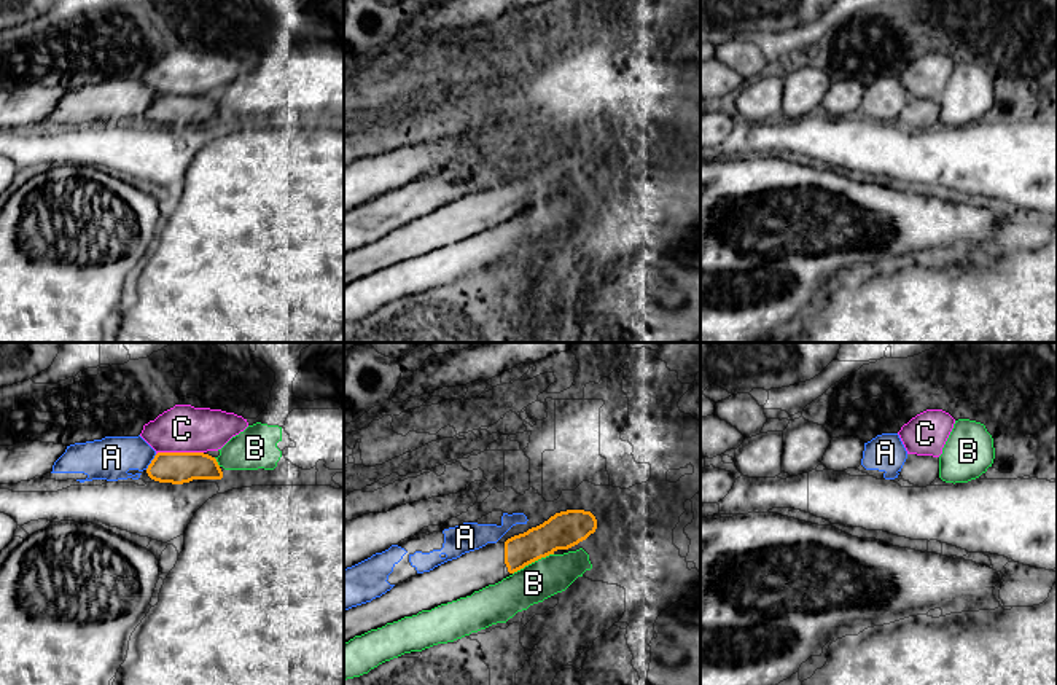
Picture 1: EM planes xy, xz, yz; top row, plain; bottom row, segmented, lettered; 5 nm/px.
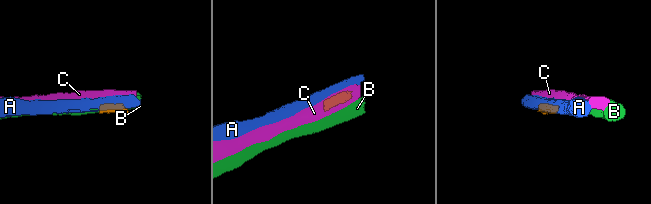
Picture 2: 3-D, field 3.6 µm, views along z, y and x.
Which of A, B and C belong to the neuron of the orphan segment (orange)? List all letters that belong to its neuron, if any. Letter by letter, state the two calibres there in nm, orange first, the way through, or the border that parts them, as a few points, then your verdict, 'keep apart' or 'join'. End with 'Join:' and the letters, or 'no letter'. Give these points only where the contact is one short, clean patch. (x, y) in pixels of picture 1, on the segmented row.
A: calibres 160 and 220 nm; border xy (156, 454), (145, 469); keep apart
B: calibres 190 and 200 nm; border xz (553, 553), (526, 564), (513, 574); keep apart
C: calibres 160 and 240 nm; border xy (202, 451), (159, 451), (156, 454); keep apart
Join: no letter

